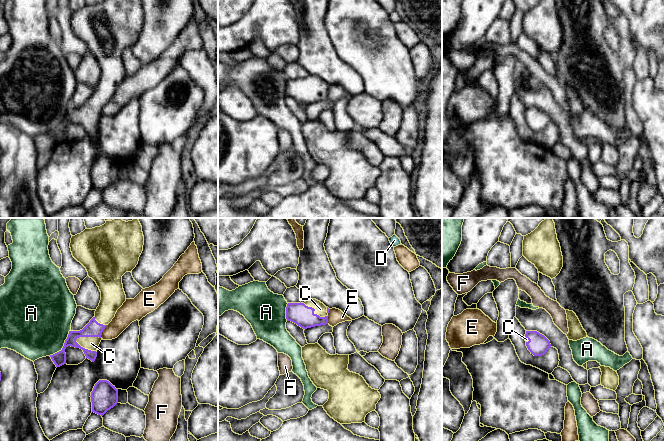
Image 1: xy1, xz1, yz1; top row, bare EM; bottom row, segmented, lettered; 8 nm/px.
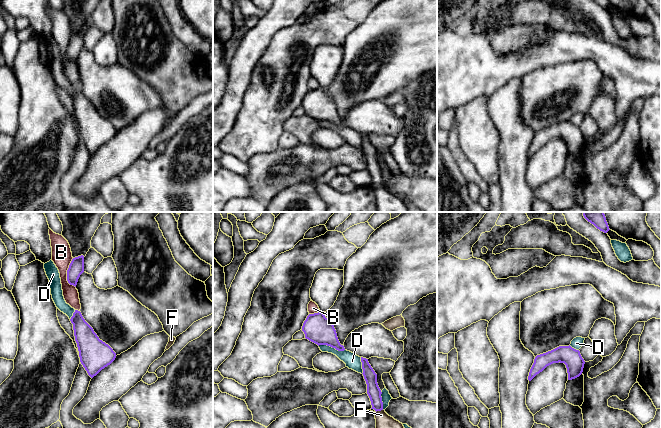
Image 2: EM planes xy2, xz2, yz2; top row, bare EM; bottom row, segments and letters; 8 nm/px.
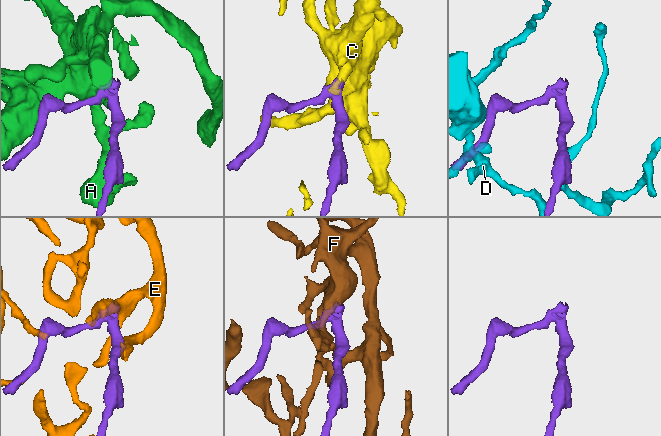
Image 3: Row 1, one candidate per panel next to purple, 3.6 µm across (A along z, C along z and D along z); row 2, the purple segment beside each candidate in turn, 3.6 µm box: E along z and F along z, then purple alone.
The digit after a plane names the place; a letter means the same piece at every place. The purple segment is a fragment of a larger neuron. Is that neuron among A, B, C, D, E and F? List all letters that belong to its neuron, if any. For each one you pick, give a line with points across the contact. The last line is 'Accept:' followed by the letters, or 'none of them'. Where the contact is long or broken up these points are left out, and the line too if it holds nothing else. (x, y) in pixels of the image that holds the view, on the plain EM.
C: Path across: xy1 (93, 105), (87, 112), (91, 119)
Accept: C

